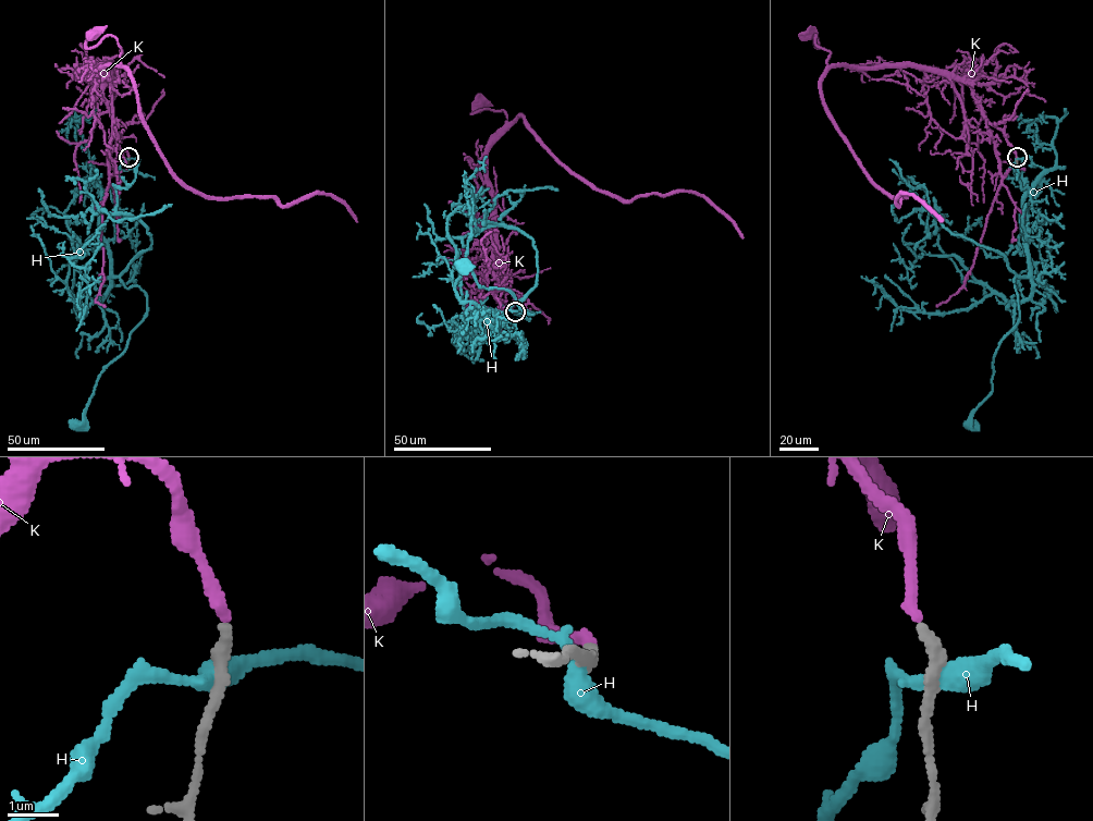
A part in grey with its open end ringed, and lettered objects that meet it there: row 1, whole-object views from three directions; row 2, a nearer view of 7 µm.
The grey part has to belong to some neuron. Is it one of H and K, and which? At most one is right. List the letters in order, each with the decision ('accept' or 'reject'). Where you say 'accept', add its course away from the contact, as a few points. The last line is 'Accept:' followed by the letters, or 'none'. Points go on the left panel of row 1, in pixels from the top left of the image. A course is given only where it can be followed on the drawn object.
H: reject
K: accept | via (129, 157), (100, 66), (119, 66), (121, 48), (106, 35), (87, 48), (91, 34)
Accept: K

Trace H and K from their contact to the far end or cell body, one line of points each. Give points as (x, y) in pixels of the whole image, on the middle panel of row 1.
H: (514, 311), (489, 325), (506, 309), (533, 314), (462, 266)
K: (515, 311), (502, 304), (501, 284), (488, 271), (487, 152), (507, 117), (503, 110), (471, 113), (478, 105)

